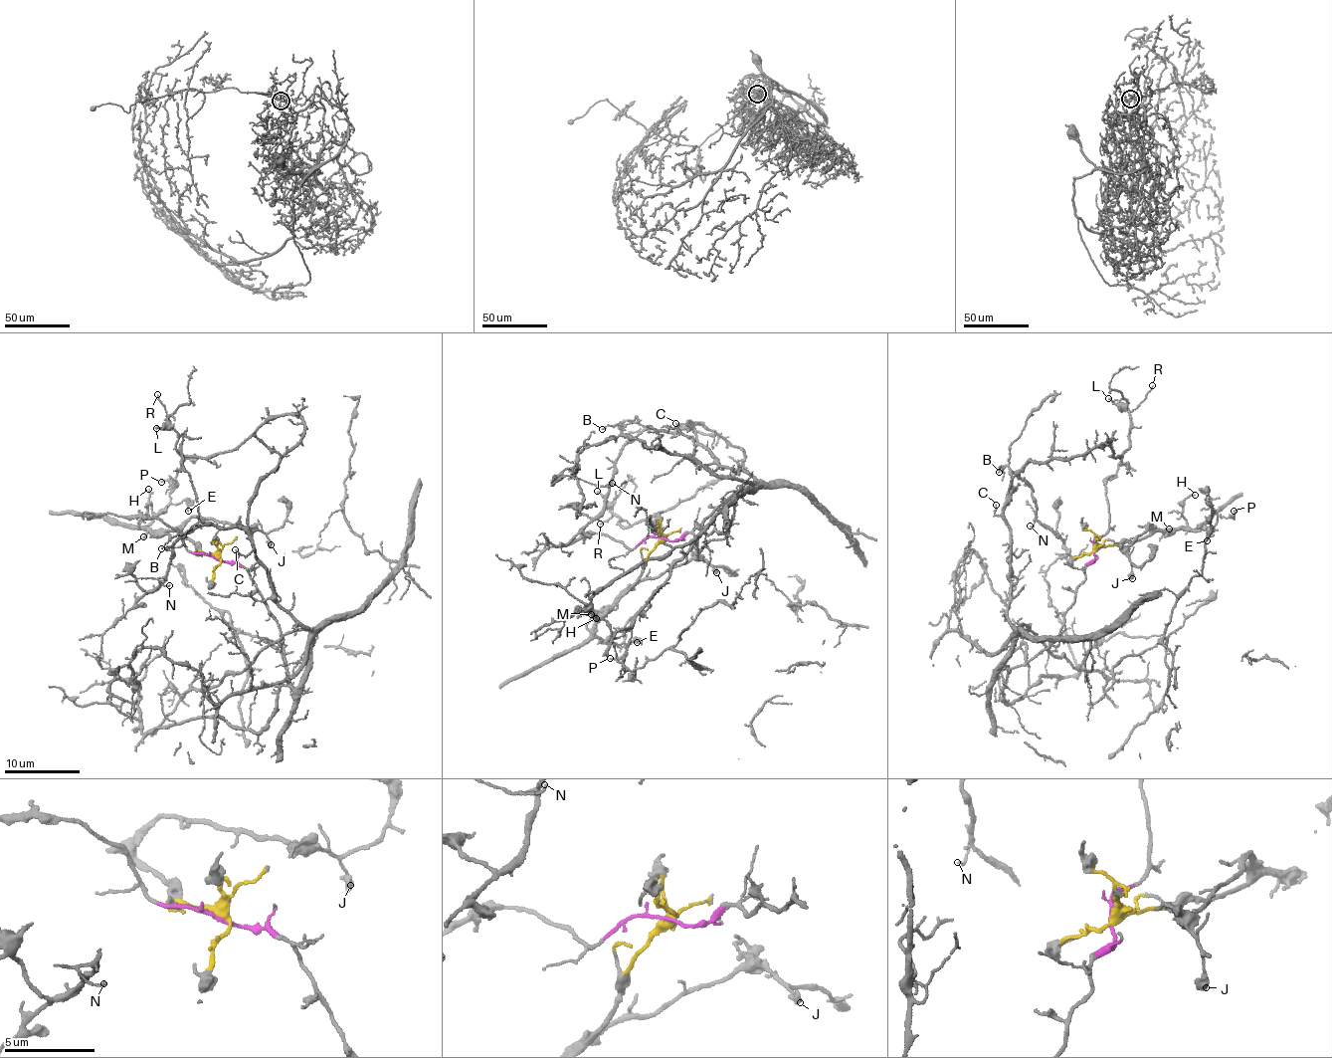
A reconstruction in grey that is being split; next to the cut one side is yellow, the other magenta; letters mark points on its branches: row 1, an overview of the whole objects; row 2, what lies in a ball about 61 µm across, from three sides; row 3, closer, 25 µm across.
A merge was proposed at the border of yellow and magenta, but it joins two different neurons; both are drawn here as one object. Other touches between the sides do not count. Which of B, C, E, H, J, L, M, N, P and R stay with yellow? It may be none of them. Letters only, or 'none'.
E, H, J, M, P

